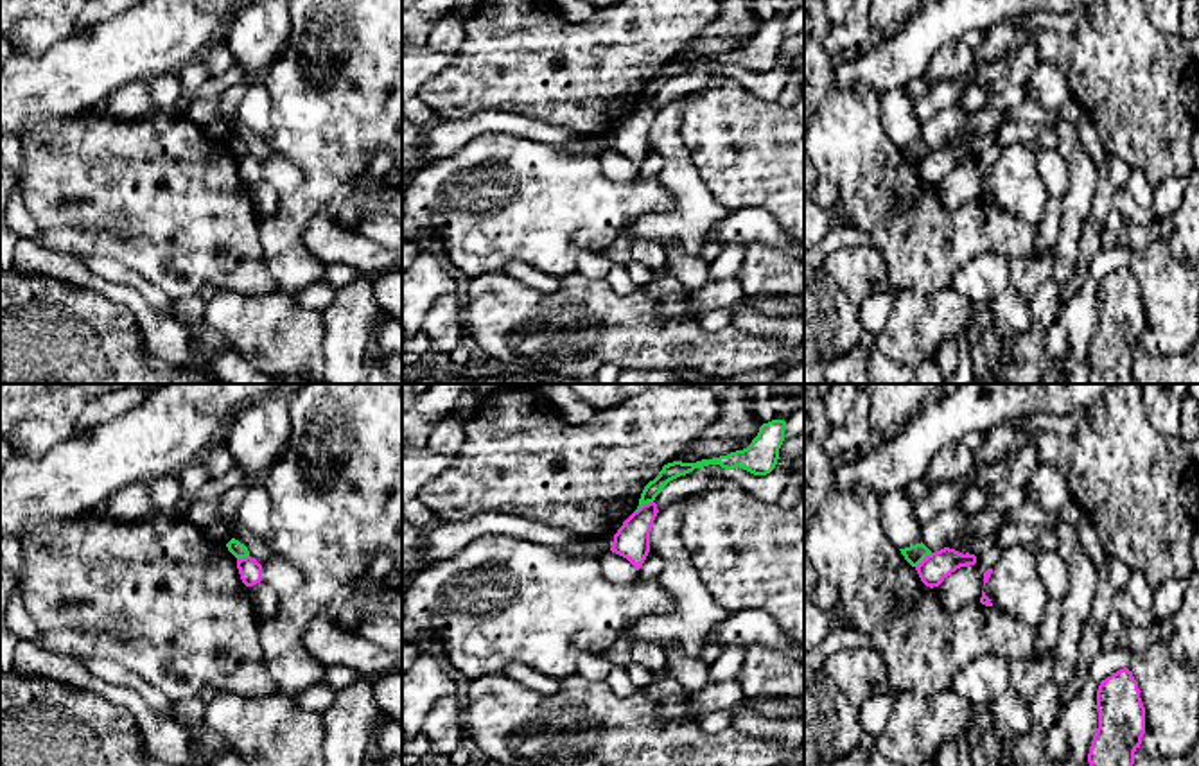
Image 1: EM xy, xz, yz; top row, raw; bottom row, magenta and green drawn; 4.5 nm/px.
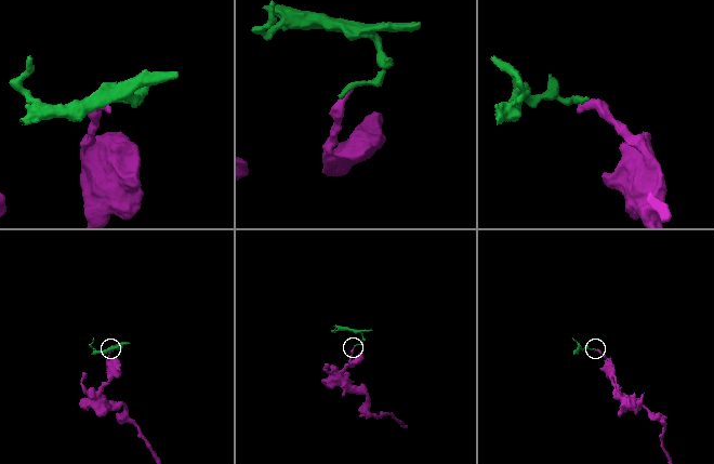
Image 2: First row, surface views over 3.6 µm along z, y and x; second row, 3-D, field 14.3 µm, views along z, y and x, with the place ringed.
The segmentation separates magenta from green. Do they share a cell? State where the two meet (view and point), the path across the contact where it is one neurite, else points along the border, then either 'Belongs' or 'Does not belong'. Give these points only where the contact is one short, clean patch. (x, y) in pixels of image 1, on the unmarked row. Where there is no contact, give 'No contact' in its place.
Touches magenta at xz (643, 103). Boundary: xz (652, 99), (636, 110). Does not belong

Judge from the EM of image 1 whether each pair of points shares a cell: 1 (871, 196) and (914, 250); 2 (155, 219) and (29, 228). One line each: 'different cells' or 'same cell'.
1: same cell
2: different cells

